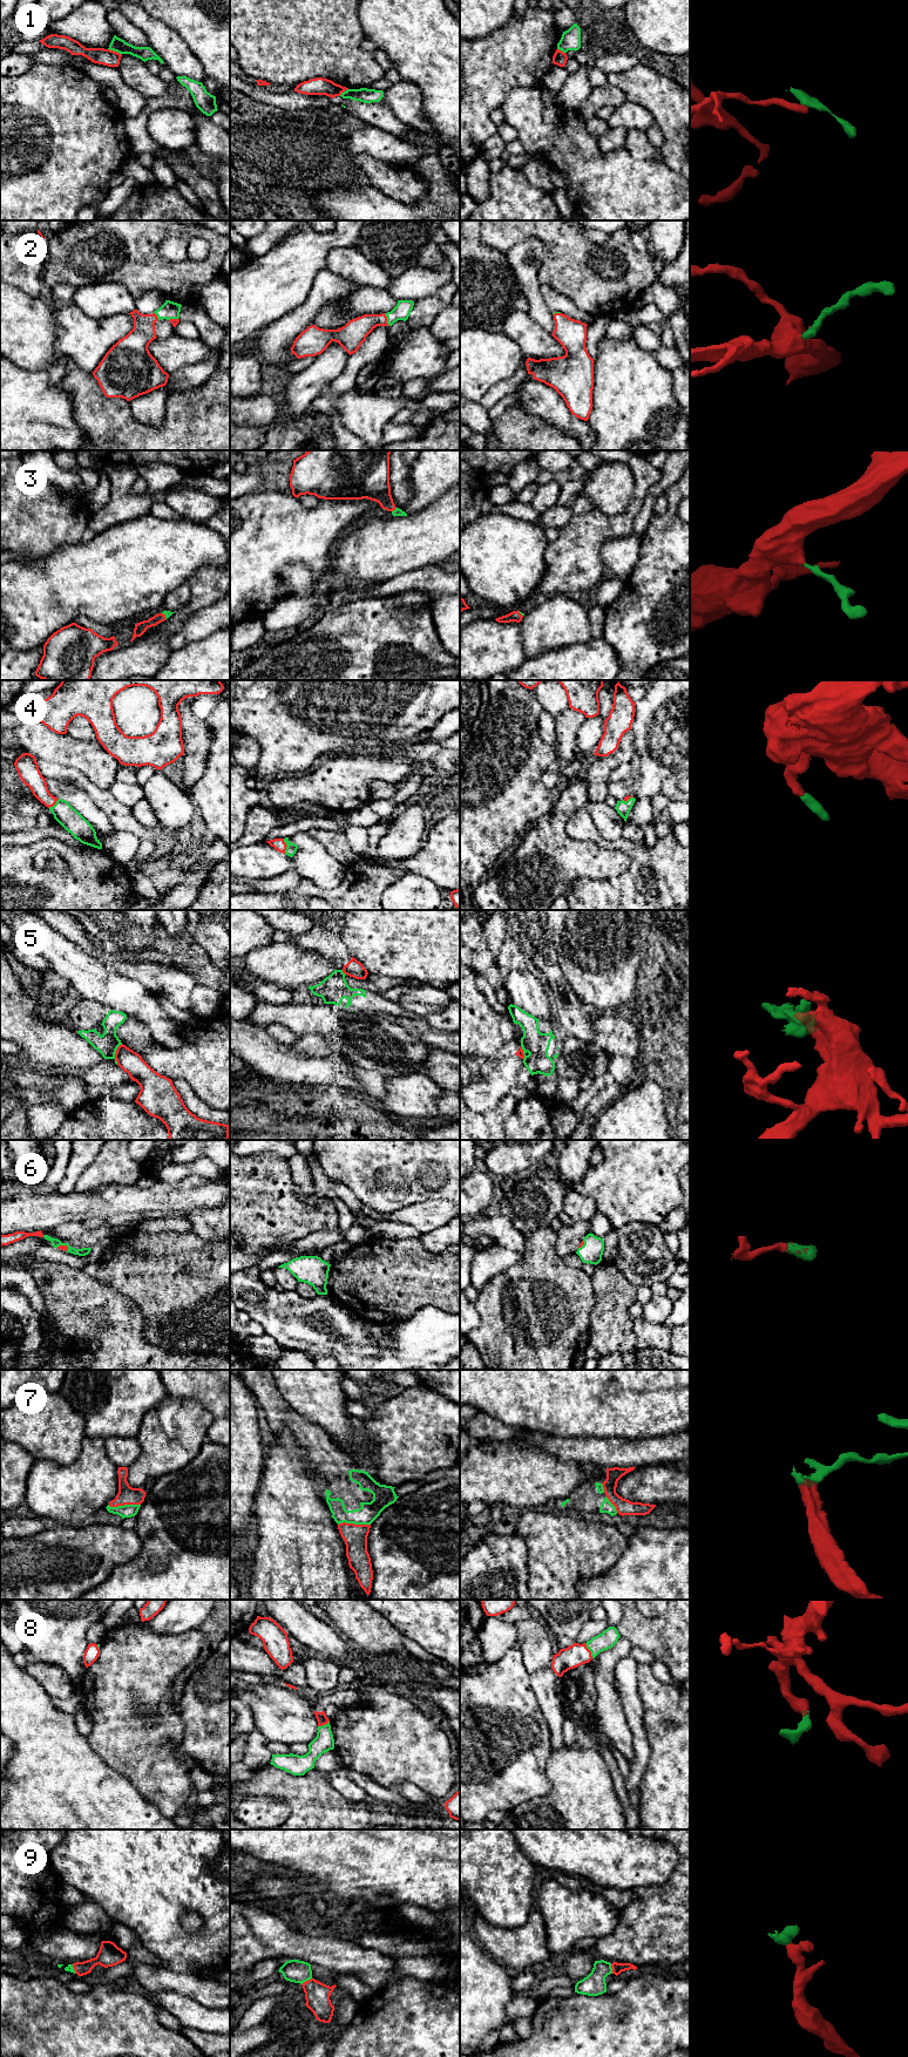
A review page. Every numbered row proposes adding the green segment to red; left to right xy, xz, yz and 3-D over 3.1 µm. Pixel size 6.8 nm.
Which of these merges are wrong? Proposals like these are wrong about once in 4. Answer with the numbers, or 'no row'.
1, 5

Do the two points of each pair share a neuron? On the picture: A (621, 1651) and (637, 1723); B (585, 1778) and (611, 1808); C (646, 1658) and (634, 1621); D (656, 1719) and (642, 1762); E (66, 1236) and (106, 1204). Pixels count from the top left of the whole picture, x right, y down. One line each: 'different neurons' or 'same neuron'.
A: different neurons
B: same neuron
C: different neurons
D: different neurons
E: different neurons

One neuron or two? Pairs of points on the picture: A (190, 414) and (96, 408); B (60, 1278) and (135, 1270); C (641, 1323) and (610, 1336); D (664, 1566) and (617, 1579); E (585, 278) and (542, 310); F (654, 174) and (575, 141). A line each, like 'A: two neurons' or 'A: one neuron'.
A: one neuron
B: two neurons
C: two neurons
D: one neuron
E: two neurons
F: one neuron

